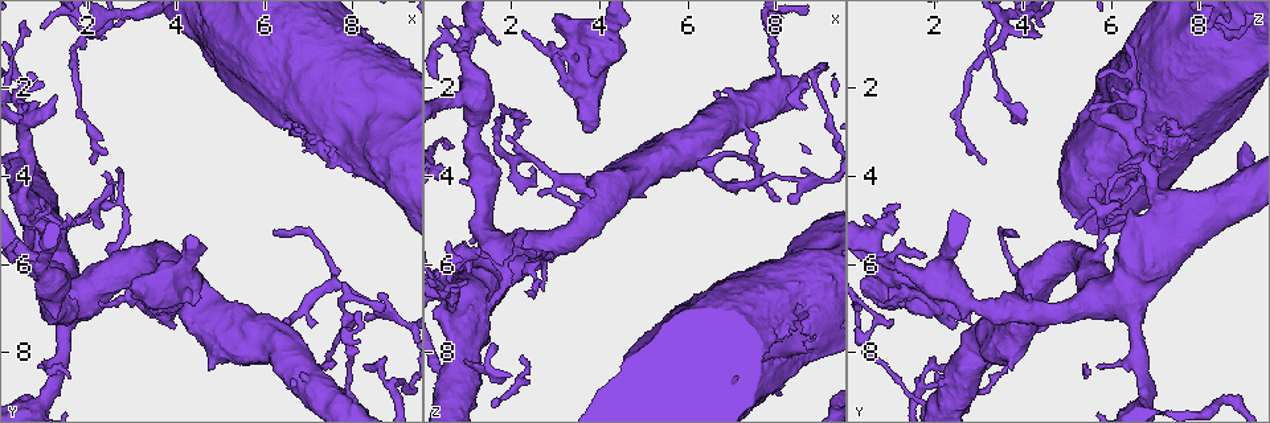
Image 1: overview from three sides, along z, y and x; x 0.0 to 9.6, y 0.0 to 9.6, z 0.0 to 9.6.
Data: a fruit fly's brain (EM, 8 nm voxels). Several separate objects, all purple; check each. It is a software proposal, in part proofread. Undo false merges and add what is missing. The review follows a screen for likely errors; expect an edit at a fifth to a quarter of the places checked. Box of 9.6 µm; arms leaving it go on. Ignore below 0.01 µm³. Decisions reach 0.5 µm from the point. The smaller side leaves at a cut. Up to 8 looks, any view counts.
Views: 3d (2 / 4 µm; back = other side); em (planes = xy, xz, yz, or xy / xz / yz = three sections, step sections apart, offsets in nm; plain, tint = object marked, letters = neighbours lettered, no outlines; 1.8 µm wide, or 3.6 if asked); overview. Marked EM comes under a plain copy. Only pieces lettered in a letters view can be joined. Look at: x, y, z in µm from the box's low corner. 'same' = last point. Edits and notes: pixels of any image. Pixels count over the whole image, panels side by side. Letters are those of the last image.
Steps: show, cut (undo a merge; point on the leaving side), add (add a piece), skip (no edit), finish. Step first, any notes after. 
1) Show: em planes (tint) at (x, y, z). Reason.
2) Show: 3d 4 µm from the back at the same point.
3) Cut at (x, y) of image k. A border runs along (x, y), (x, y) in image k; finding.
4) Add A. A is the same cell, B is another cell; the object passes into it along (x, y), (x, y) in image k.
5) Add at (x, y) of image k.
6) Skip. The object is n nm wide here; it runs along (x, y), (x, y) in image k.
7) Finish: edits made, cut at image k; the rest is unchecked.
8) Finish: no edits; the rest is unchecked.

Show: em planes (tint) at (1.35, 8.15, 6.60). Sudden change in width.

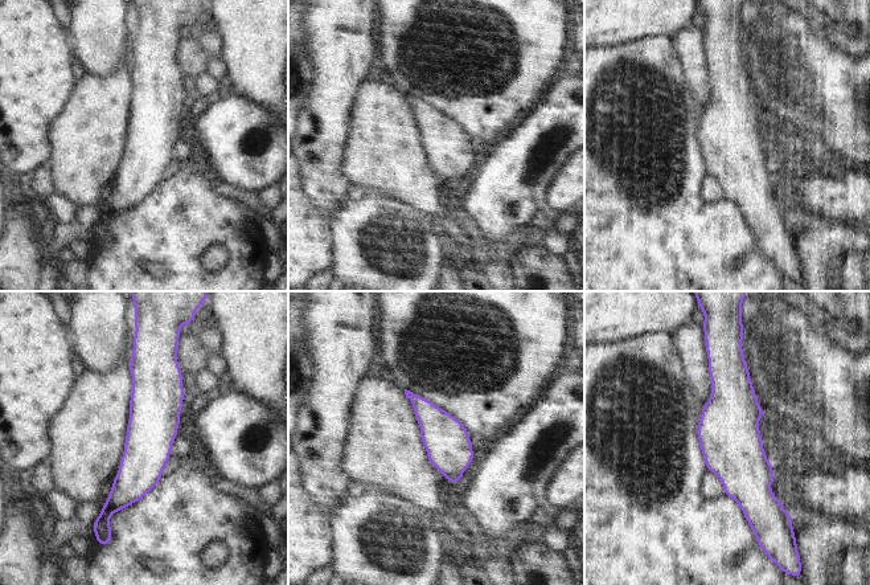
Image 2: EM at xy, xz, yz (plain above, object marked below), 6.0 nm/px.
Show: em planes (letters) at the same point. What lies round it.

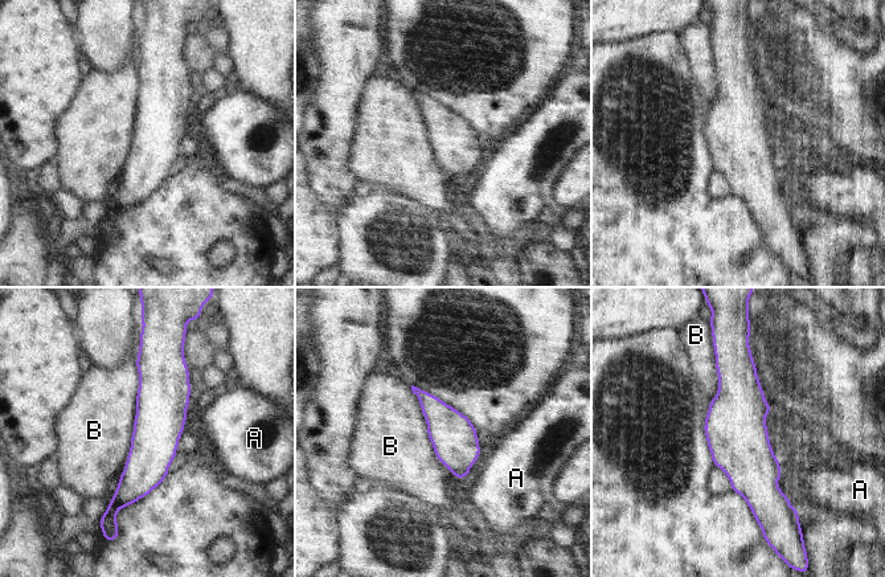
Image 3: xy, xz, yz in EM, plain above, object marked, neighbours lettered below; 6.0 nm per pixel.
Skip. The object is 280 nm wide here; A and B are other cells; it runs along (733, 356), (759, 512) in image 3; continuous, no second neuron.

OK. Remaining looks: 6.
Show: 3d 4 µm at (0.95, 1.90, 6.45). Arms run side by side.

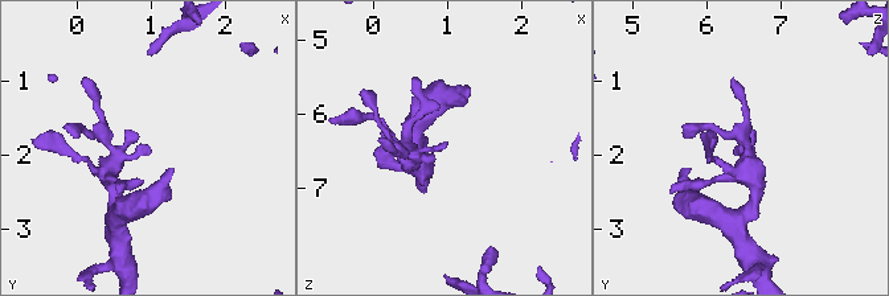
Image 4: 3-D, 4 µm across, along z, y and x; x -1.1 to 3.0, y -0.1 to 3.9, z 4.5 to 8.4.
Show: em 3.6 µm xz step 8 (letters) at (0.85, 1.85, 6.45). 3 arms meet here.

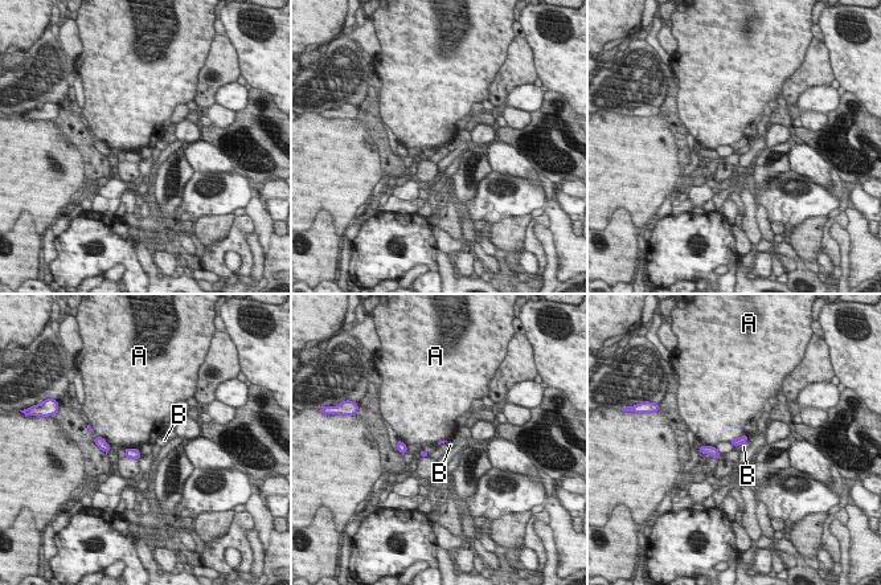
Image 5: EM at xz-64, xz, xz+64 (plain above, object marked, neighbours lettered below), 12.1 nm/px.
Show: em 3.6 µm planes (letters) at the same point.

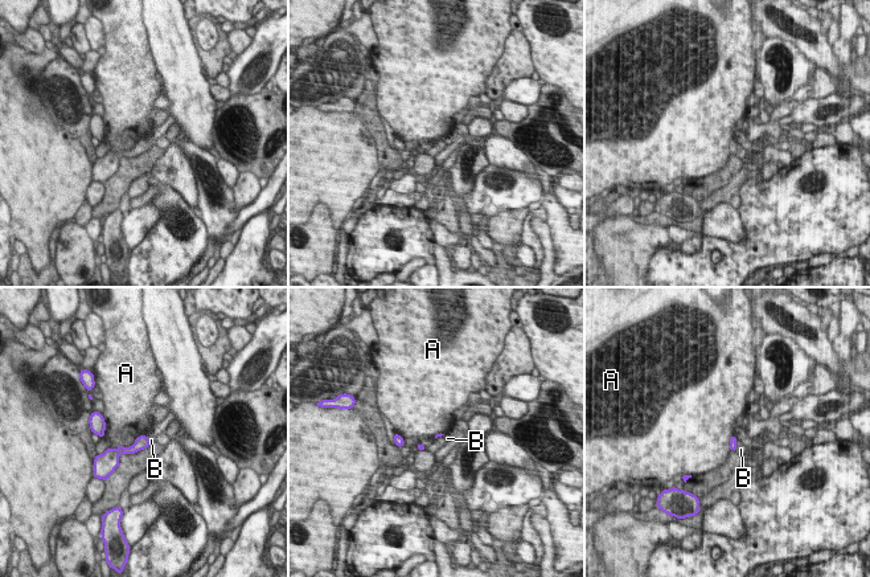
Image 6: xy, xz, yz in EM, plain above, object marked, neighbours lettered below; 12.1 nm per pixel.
Skip. A and B are other cells; it runs along (146, 440), (111, 459) in image 6; none of them fits.

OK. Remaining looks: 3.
Show: 3d 4 µm at (2.95, 6.75, 1.15). Thick turns thin.

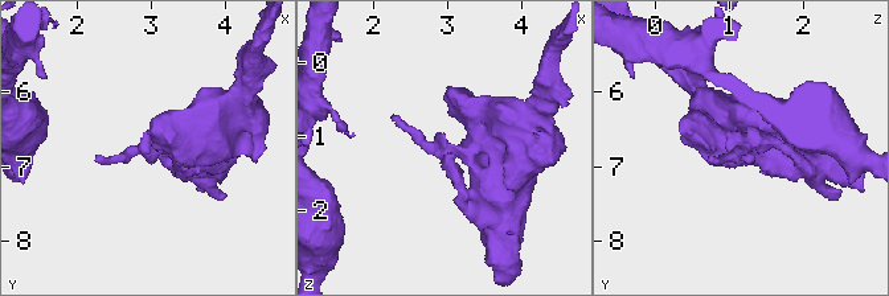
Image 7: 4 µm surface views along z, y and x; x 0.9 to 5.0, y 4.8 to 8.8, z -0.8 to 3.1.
Show: em 3.6 µm xy step 16 (tint) at (2.90, 6.75, 1.20).

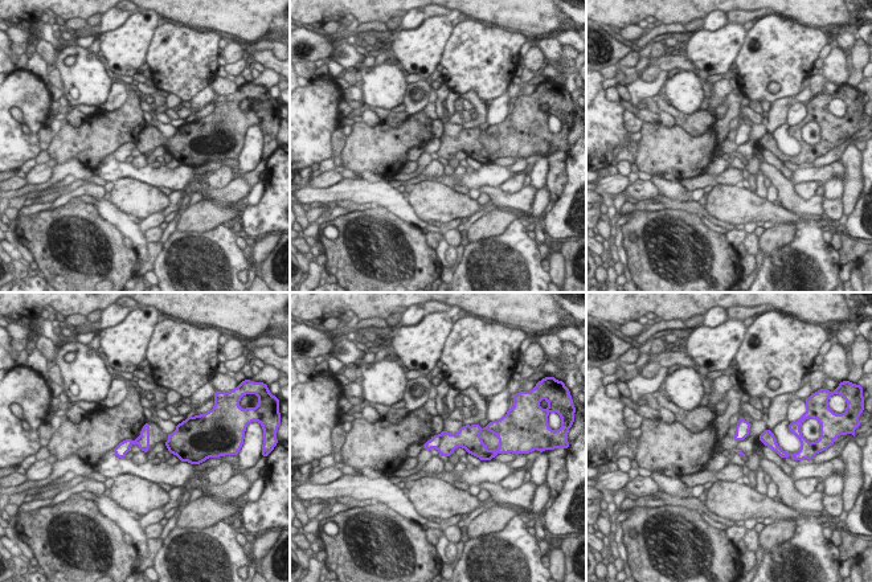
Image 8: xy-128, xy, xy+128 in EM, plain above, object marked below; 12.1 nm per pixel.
Show: em 3.6 µm yz step 8 (letters) at the same point. Another direction.

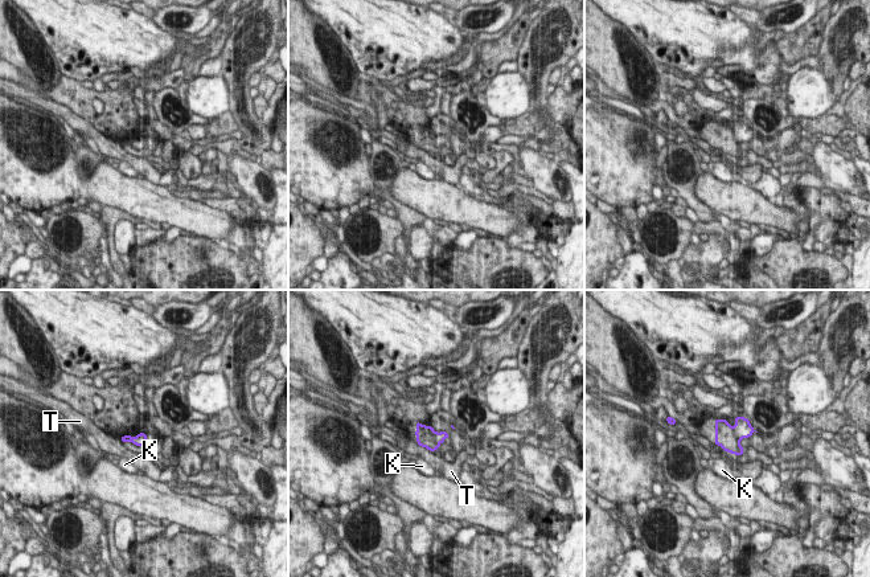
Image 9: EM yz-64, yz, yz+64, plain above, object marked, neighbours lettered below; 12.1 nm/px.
Cut at (743, 429) of image 9. The longest contact is with T, 240 nm; K and T are other cells; a border runs along (733, 428), (734, 436), (739, 441) in image 9; two neurons meet here.

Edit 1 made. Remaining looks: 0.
Finish: edits made, cut at image 9; the rest is unchecked.

